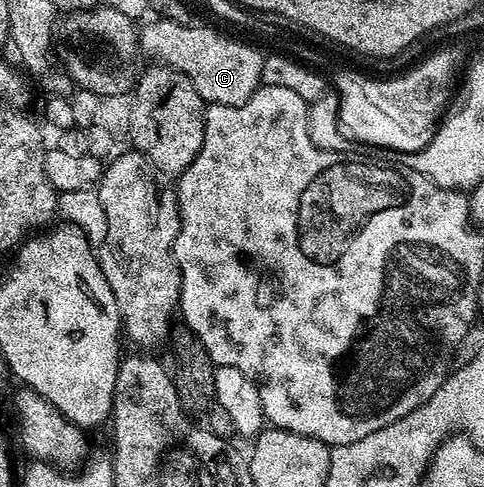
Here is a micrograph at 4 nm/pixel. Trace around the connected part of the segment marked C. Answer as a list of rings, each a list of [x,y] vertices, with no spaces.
[[[160,17],[152,20],[139,31],[139,51],[156,55],[162,66],[185,73],[208,104],[241,105],[261,86],[264,52],[211,27],[186,27],[186,22]]]

